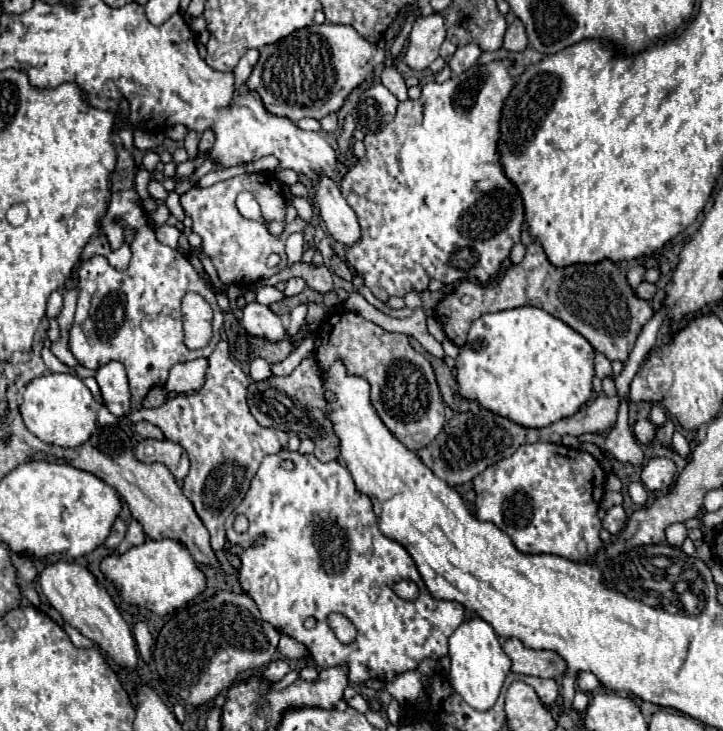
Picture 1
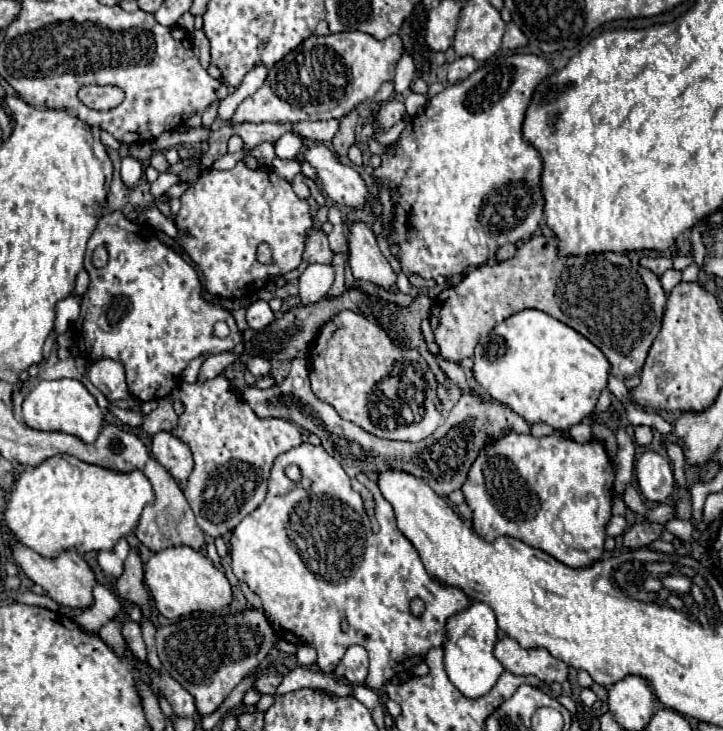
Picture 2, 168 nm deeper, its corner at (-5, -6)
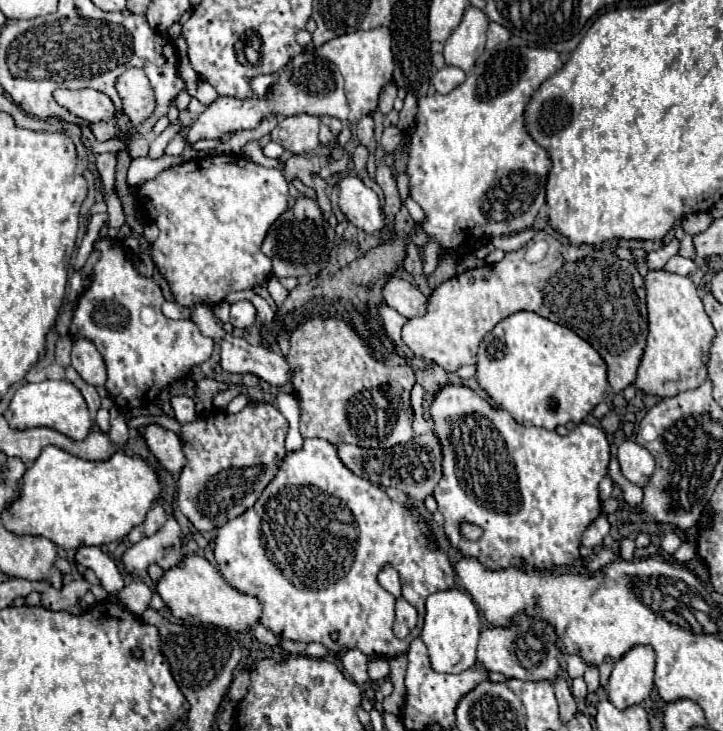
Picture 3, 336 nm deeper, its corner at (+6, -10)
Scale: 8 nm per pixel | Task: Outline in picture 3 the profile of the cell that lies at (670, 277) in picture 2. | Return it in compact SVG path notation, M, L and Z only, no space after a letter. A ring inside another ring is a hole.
M676 254L676 256L672 256L672 258L666 262L664 270L674 272L674 274L682 274L682 276L688 276L688 274L692 274L692 272L696 270L696 264L694 264L694 260Z

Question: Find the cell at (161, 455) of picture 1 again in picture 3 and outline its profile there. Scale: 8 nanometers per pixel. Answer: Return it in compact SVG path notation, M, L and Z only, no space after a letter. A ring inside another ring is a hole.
M148 424L144 428L144 438L146 438L146 444L148 444L150 452L158 458L158 462L166 470L176 474L184 468L186 456L182 452L180 438L172 430L166 430L160 424Z

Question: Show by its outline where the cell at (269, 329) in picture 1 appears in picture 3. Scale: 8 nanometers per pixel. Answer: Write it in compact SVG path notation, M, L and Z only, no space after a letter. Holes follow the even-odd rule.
M240 300L230 304L230 324L234 328L248 328L254 324L256 308L250 304L250 300Z

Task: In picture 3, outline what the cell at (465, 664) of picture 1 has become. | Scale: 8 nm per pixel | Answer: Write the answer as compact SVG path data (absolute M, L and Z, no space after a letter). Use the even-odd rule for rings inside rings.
M456 588L430 594L426 600L426 616L420 638L428 648L432 668L436 672L458 674L460 670L472 668L476 664L476 644L480 640L480 616L474 600Z

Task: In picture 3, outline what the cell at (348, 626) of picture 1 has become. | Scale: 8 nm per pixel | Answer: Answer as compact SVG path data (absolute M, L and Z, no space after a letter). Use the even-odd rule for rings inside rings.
M348 650L342 656L342 666L344 672L356 682L356 684L364 684L368 680L368 656L360 650Z

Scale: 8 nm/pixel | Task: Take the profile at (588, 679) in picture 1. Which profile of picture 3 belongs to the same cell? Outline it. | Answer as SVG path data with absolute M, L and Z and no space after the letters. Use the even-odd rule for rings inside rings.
M568 654L566 656L566 662L568 662L568 674L570 674L570 678L578 678L578 676L584 674L586 662L578 654Z

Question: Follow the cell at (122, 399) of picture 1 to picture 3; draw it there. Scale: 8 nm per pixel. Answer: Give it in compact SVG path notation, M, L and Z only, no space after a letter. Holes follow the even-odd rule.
M78 338L72 346L72 366L76 372L92 386L104 386L106 366L96 350L94 342L88 338Z

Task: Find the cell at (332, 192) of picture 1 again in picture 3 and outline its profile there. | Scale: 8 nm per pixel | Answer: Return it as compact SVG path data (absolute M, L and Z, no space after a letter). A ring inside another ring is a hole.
M394 276L382 292L384 300L396 308L404 318L416 318L416 316L424 316L426 314L426 306L428 306L428 298L416 288L412 286L408 280Z

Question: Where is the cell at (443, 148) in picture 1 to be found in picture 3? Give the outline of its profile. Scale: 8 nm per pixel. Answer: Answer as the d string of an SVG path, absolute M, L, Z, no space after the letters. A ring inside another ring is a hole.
M504 48L486 62L478 62L476 72L450 94L434 94L418 102L420 124L412 130L408 162L410 196L426 212L424 232L436 238L444 250L456 254L472 252L478 242L486 242L490 236L516 234L534 224L536 214L546 204L546 180L552 162L548 152L526 130L524 110L538 86L560 70L560 66L562 58L556 50Z

